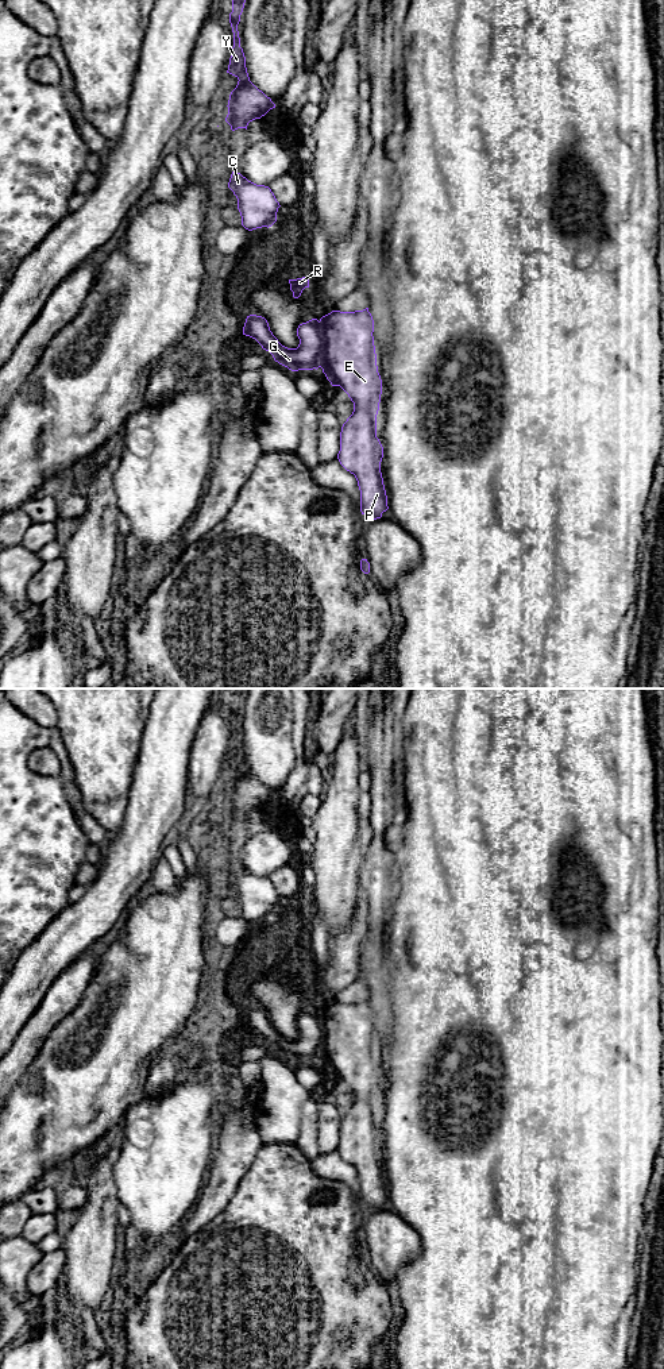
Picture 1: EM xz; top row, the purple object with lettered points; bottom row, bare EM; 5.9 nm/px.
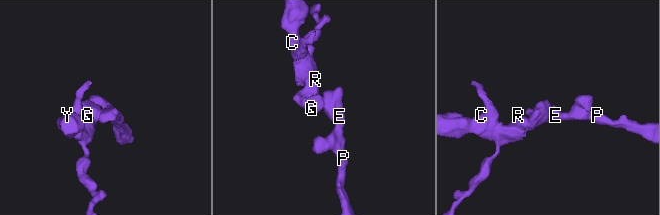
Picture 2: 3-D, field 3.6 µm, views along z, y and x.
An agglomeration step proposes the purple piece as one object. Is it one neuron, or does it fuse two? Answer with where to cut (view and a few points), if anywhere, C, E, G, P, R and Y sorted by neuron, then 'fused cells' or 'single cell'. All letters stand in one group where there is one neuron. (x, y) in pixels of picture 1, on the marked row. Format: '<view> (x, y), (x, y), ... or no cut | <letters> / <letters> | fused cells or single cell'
xz (319, 321), (323, 339), (320, 366) | C G R Y / E P | fused cells

